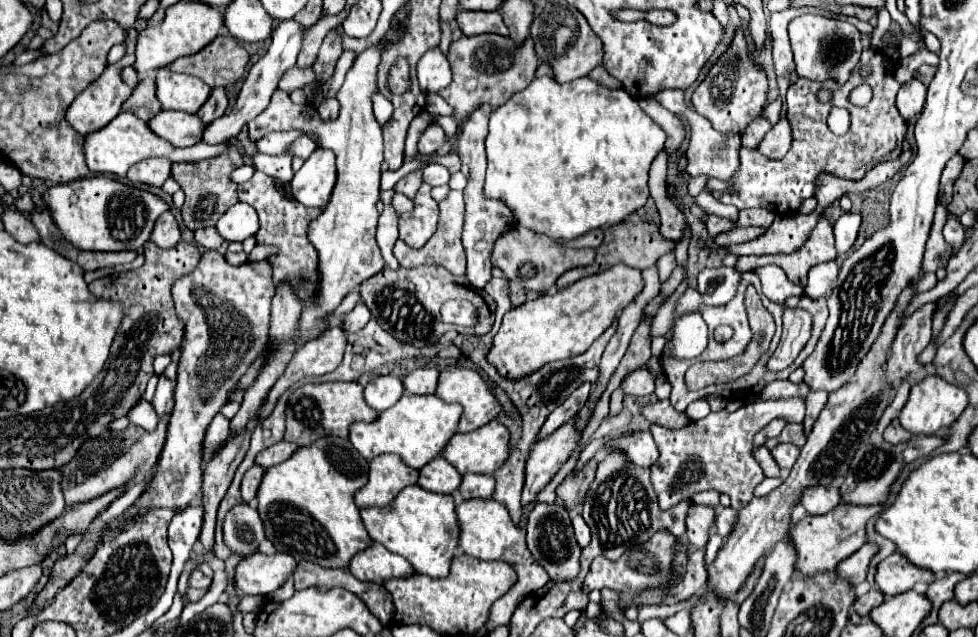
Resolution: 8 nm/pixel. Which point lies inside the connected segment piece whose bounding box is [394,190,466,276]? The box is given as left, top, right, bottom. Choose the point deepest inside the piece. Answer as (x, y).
(444, 248)

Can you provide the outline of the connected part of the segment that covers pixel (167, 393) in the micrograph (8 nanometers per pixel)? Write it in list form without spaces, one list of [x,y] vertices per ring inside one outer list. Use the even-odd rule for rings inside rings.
[[[162,374],[160,376],[160,382],[158,382],[158,388],[156,388],[156,396],[152,400],[152,404],[154,404],[154,408],[156,408],[156,412],[158,412],[160,418],[164,416],[164,410],[166,410],[168,400],[174,396],[174,388],[176,388],[176,380],[170,380],[170,378],[166,378]]]

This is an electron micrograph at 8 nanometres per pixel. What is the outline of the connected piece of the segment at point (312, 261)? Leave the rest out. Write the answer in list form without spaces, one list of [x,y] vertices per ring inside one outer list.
[[[254,172],[254,176],[238,186],[238,200],[246,202],[256,208],[260,216],[260,230],[256,234],[258,244],[274,244],[280,248],[280,254],[270,258],[274,270],[274,284],[288,280],[300,298],[300,302],[308,300],[316,292],[316,250],[308,242],[308,224],[322,212],[320,208],[308,208],[294,200],[288,194],[280,194],[280,190],[274,188],[274,182],[270,176],[262,172]]]

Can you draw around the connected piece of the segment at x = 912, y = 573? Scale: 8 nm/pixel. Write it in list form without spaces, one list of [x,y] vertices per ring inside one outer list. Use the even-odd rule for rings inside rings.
[[[894,552],[884,562],[880,562],[876,572],[876,584],[886,598],[892,598],[910,590],[916,582],[930,584],[932,580],[934,580],[934,572],[926,568],[916,568],[912,562],[900,556],[900,552]]]

